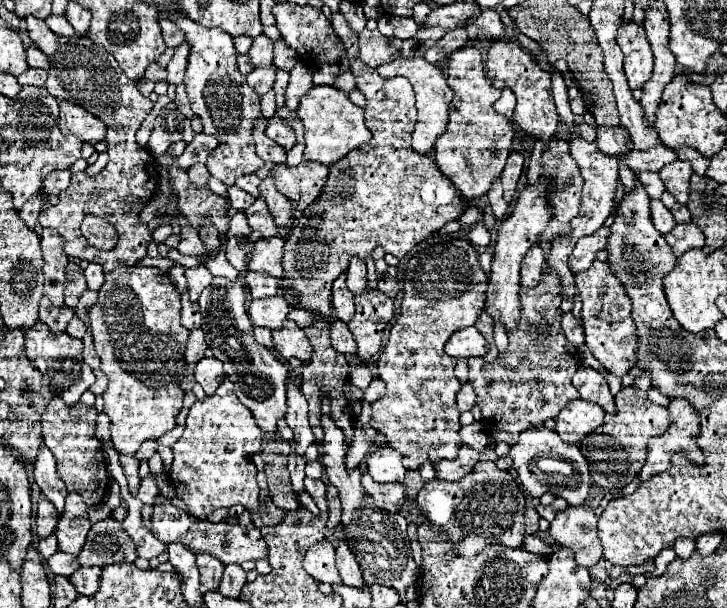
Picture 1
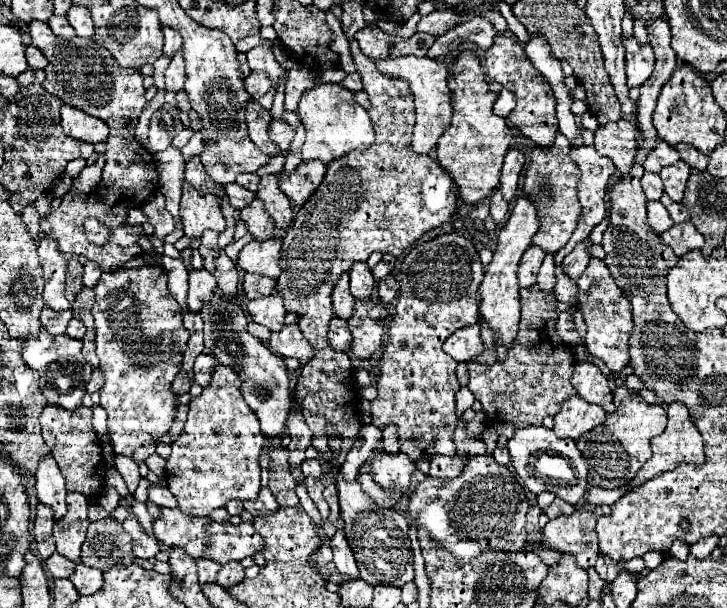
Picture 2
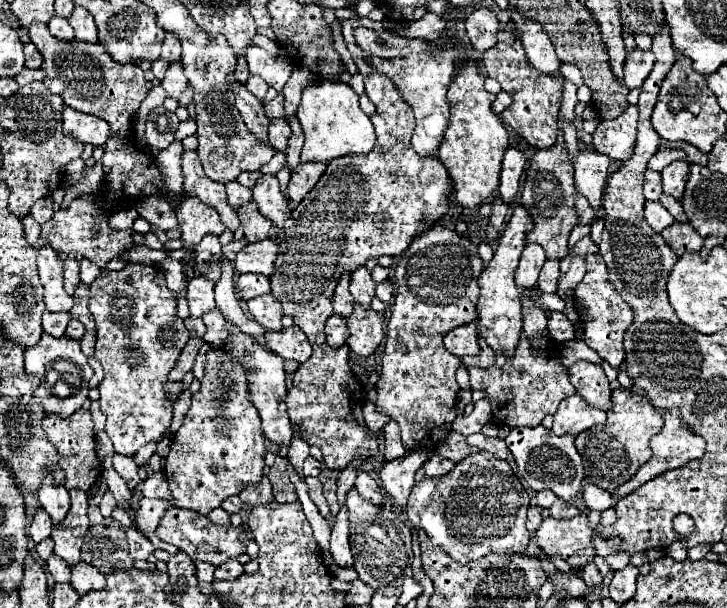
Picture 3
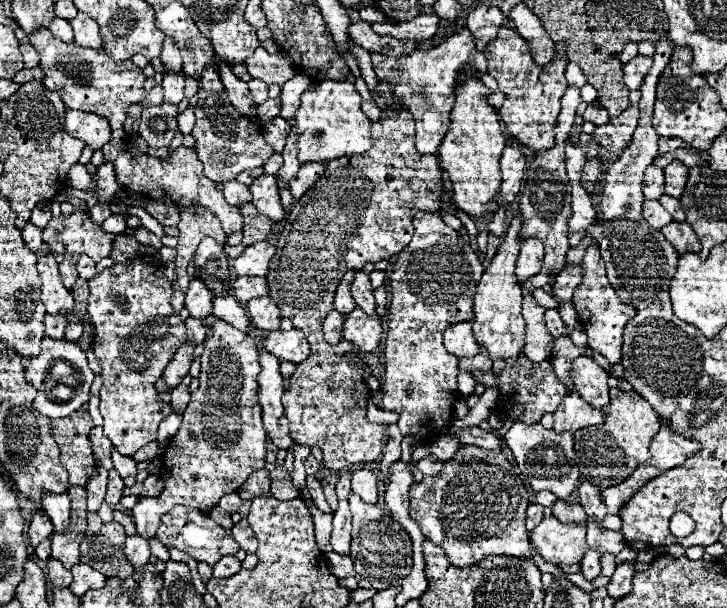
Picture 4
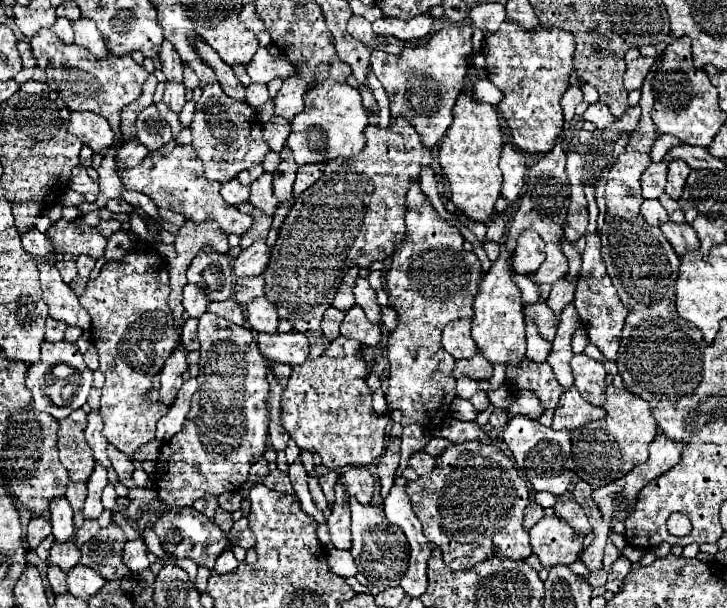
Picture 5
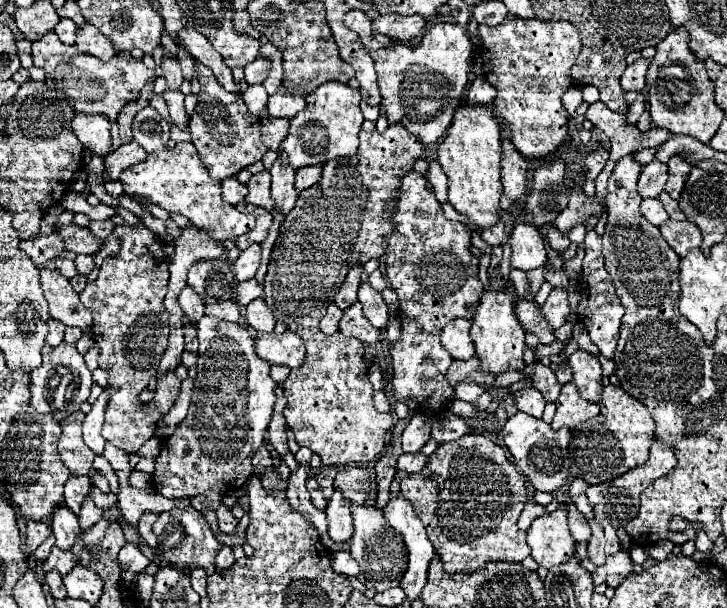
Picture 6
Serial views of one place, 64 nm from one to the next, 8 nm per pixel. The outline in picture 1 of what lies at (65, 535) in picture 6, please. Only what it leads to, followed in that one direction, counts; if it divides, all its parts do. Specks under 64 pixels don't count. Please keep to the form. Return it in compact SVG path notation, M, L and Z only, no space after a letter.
M42 446L40 448L40 454L36 456L34 478L36 478L36 484L40 486L42 496L46 500L50 500L56 506L56 510L62 514L64 498L66 498L68 492L64 488L64 482L60 482L60 478L58 478L54 456L52 456L52 452L46 446Z

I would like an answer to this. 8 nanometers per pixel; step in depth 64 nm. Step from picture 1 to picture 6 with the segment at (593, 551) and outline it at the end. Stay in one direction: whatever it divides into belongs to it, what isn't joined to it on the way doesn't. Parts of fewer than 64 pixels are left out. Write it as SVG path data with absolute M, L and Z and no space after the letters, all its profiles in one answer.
M560 504L558 510L536 518L528 528L526 542L532 550L530 556L538 562L538 566L552 568L568 562L576 552L576 542L568 530L568 512L564 504Z

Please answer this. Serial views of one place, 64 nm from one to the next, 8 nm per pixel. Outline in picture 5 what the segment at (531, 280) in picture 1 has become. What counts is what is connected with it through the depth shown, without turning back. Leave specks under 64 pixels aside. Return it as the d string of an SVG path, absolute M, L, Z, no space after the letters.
M532 230L520 232L512 258L514 272L534 274L542 262L544 262L544 242L540 240L540 236L536 236L536 232Z

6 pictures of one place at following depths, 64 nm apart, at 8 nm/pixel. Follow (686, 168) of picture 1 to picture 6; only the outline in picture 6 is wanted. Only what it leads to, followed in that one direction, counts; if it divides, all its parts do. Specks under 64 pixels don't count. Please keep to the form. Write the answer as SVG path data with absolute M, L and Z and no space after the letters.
M672 156L672 158L668 160L666 192L668 192L674 200L678 200L678 196L680 196L680 192L682 192L682 186L684 186L684 182L686 182L688 174L690 174L690 170L692 170L692 166L690 166L684 158L680 158L680 156Z

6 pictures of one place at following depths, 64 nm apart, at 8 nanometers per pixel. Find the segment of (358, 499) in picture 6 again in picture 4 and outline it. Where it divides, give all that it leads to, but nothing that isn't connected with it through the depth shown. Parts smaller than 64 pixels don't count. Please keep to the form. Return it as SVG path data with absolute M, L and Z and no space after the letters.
M354 470L352 472L352 492L358 494L364 502L376 504L378 502L378 486L376 486L374 472Z

